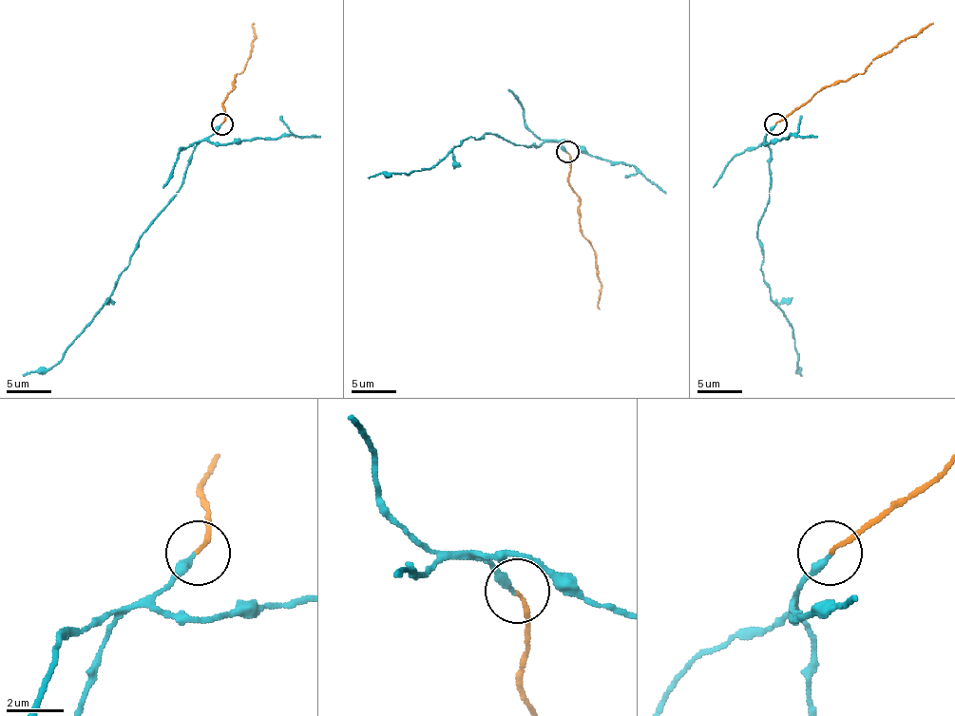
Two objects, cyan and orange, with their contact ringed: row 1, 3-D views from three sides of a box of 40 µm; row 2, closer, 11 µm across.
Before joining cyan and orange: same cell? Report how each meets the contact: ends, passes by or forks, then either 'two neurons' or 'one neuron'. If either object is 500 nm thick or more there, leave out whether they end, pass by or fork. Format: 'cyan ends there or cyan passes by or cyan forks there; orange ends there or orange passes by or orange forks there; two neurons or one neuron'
cyan ends there; orange ends there; two neurons

